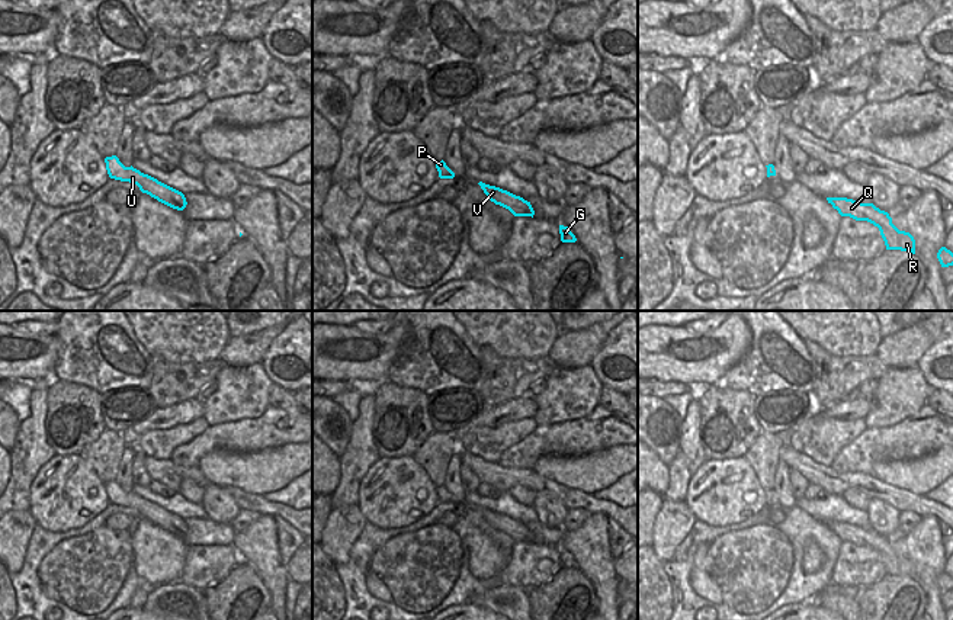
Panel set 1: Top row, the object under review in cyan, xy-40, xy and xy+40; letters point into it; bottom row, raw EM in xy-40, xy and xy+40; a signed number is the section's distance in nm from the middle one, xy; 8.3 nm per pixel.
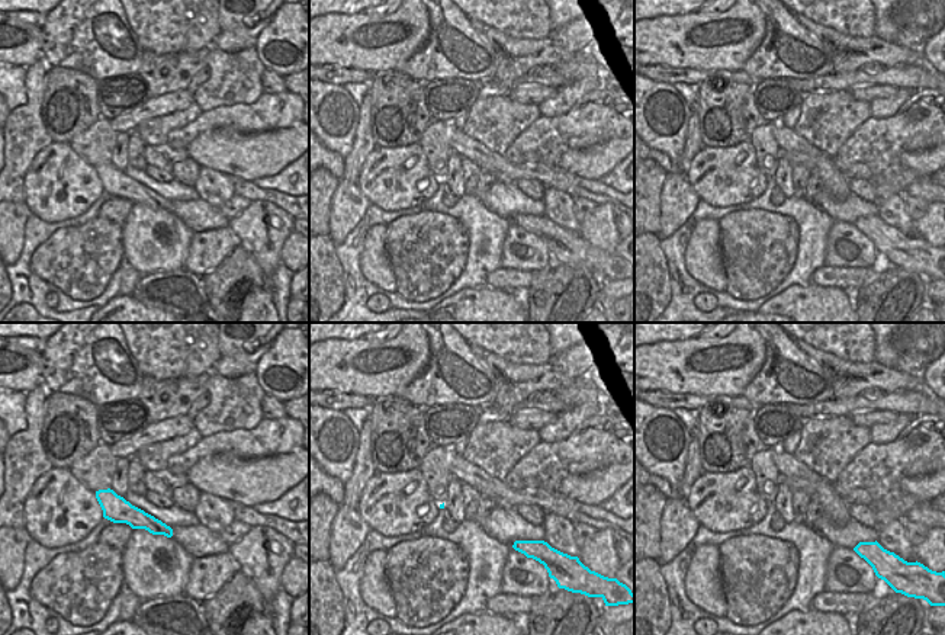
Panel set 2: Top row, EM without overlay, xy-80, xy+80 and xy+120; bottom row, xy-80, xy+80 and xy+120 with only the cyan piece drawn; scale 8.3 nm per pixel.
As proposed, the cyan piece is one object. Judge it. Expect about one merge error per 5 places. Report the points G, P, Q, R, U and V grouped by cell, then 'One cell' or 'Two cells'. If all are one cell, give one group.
Groups: G P Q R U V. One cell

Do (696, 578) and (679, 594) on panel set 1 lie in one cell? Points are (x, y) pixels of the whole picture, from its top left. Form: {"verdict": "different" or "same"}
{"verdict": "different"}

